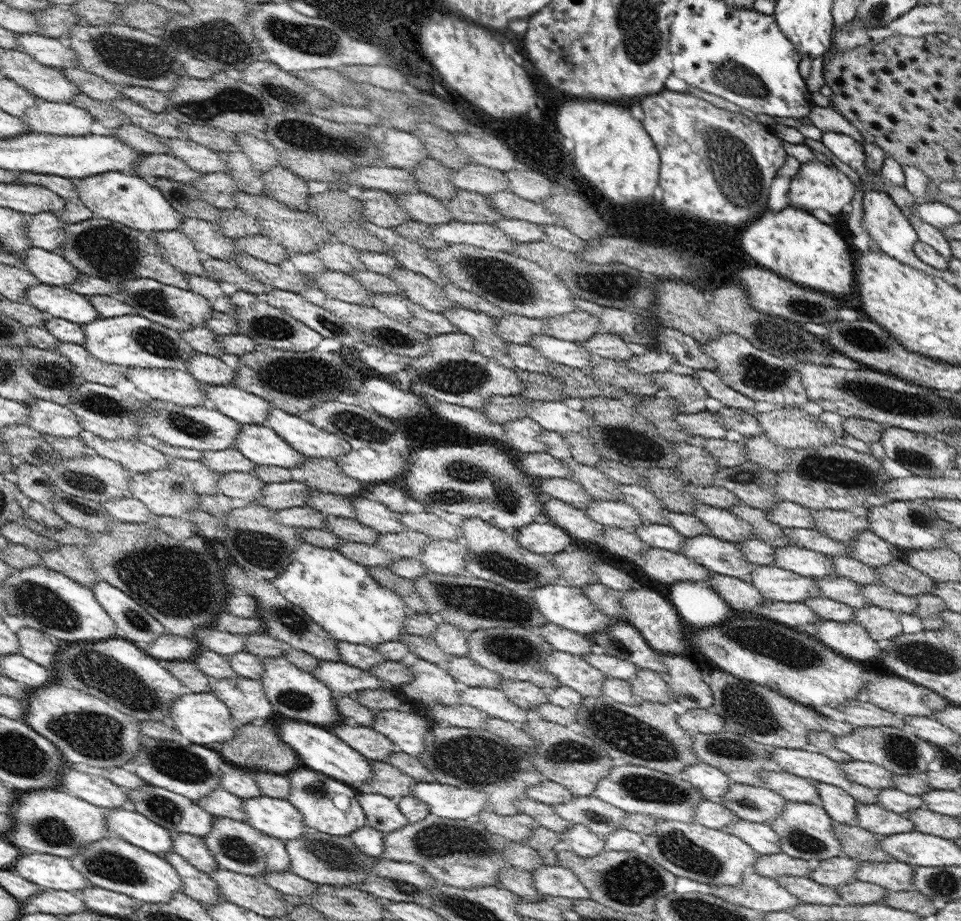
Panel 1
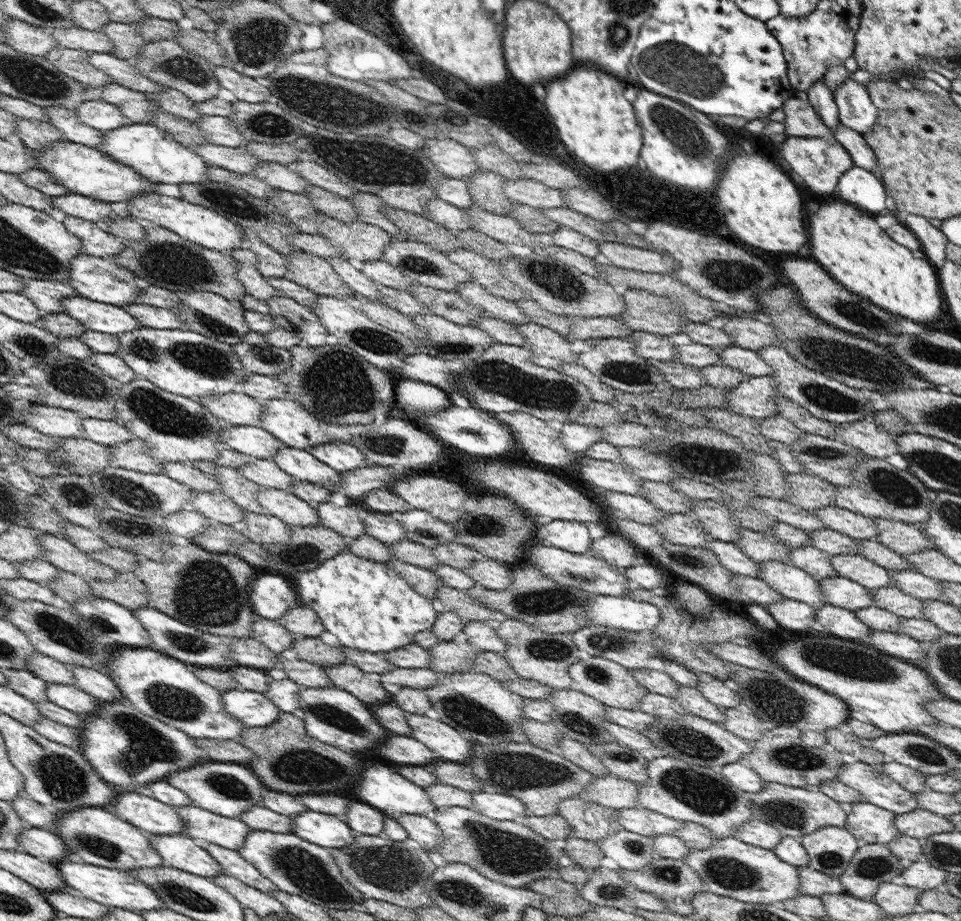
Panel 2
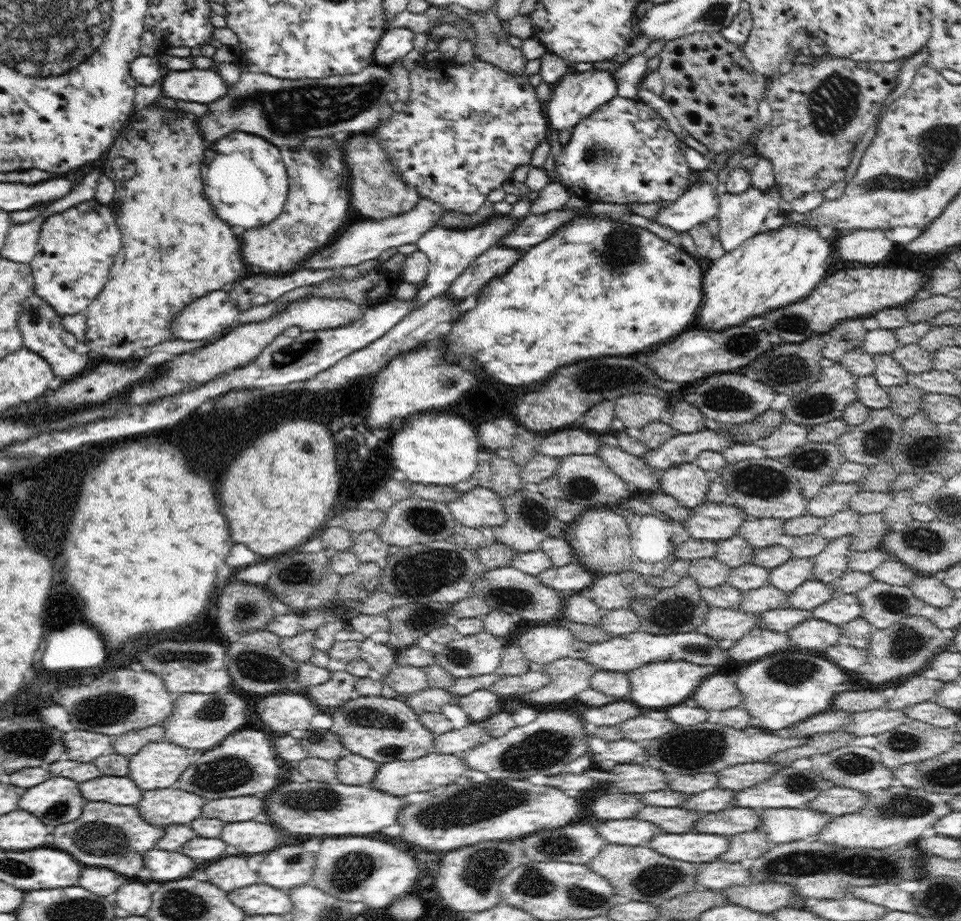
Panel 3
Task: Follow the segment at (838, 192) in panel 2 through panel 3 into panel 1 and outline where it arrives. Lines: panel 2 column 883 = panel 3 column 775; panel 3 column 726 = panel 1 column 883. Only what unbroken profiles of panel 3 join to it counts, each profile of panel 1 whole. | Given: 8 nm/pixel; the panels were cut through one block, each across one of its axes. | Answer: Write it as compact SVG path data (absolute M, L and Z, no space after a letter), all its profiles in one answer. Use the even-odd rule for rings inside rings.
M873 190L865 192L863 196L861 196L861 206L862 216L860 224L867 230L867 234L869 234L871 240L877 244L879 250L887 254L887 256L891 256L891 258L911 266L911 268L916 268L928 275L943 279L939 272L940 270L921 262L921 260L915 256L915 253L912 251L912 244L917 241L918 238L914 228L907 222L907 219L900 213L895 203L891 201L885 193L875 192Z

